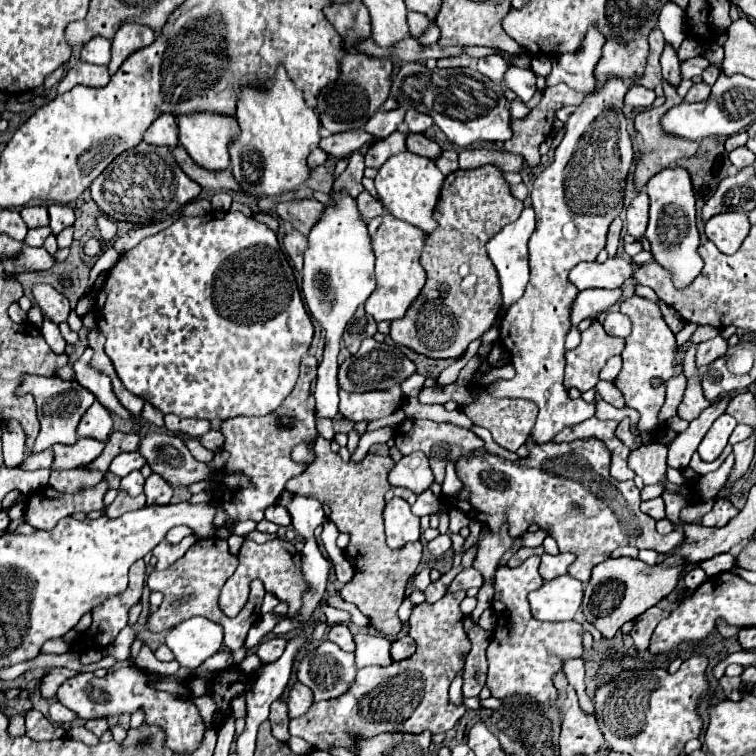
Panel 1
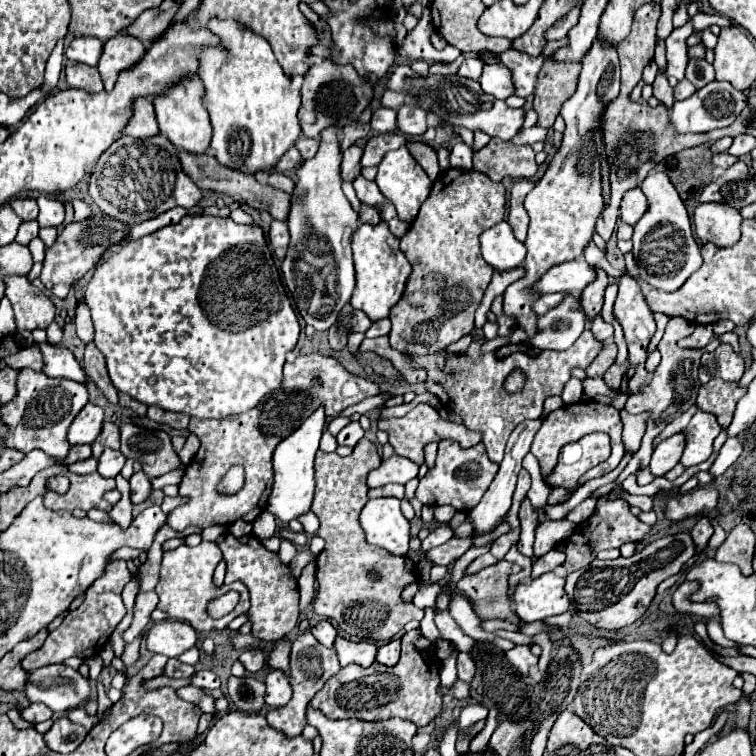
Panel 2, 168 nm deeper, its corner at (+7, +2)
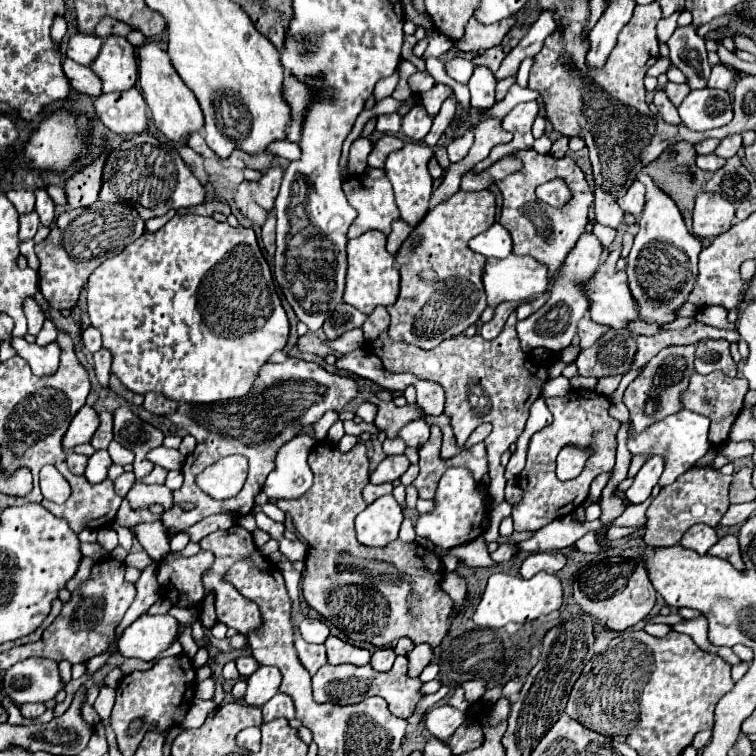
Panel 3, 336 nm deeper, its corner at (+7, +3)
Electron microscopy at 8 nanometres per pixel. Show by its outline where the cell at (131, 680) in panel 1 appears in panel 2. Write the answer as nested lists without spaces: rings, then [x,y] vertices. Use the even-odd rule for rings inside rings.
[[[44,665],[28,673],[24,687],[28,701],[40,701],[54,713],[64,713],[90,699],[90,683],[66,665]]]

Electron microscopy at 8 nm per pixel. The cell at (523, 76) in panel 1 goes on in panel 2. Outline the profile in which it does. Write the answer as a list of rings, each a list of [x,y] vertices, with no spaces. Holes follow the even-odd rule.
[[[496,63],[484,65],[478,83],[484,93],[488,93],[496,99],[508,99],[514,93],[512,75],[508,73],[508,69],[502,69],[502,65],[496,65]]]

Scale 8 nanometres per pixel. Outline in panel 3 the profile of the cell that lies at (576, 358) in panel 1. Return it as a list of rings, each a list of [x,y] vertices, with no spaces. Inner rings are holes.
[[[512,312],[504,325],[504,330],[494,340],[484,340],[480,334],[466,338],[464,334],[444,340],[432,350],[422,350],[406,342],[392,342],[384,332],[380,338],[368,344],[370,352],[382,358],[384,368],[390,372],[410,372],[420,380],[434,380],[446,392],[446,414],[450,418],[452,430],[458,440],[466,440],[470,432],[482,422],[490,422],[494,430],[484,440],[490,466],[490,500],[488,512],[506,500],[504,488],[504,468],[500,466],[500,456],[518,440],[522,434],[528,410],[532,402],[540,396],[542,386],[548,382],[548,372],[542,368],[542,380],[536,378],[526,366],[524,352],[516,336],[516,314]]]

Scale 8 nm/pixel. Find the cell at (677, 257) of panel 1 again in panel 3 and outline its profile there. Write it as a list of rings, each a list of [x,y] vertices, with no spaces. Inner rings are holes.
[[[642,172],[638,176],[638,180],[642,184],[646,184],[646,206],[644,206],[644,212],[638,220],[638,234],[634,236],[634,246],[628,254],[628,268],[626,268],[628,286],[630,286],[630,292],[640,306],[640,320],[666,324],[666,322],[674,320],[674,312],[686,302],[686,296],[690,294],[690,290],[696,282],[698,254],[702,250],[702,242],[694,234],[688,232],[676,202],[672,198],[668,198],[668,194],[662,188],[656,188],[656,182],[648,174]]]

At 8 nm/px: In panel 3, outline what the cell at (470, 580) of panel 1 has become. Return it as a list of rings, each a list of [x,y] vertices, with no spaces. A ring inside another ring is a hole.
[[[500,544],[498,550],[490,554],[490,558],[500,564],[500,562],[508,562],[508,560],[514,556],[514,552],[518,552],[518,548],[508,548],[506,544]]]

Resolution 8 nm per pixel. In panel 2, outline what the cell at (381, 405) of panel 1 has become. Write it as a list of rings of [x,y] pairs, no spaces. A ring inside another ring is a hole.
[[[318,353],[298,355],[294,361],[284,365],[282,385],[268,393],[254,409],[242,415],[232,415],[224,419],[190,419],[188,431],[196,433],[202,441],[196,457],[186,465],[184,477],[178,485],[178,495],[188,501],[176,507],[168,525],[176,531],[186,529],[188,525],[212,527],[212,525],[232,525],[242,519],[252,523],[264,509],[272,491],[272,453],[276,445],[292,435],[302,421],[308,419],[318,405],[324,407],[326,415],[340,415],[342,409],[360,403],[366,397],[378,395],[378,385],[370,383],[358,375],[348,373],[334,357],[324,357]],[[232,465],[244,465],[246,469],[246,485],[234,497],[220,497],[212,491],[212,487],[220,481],[220,477]]]

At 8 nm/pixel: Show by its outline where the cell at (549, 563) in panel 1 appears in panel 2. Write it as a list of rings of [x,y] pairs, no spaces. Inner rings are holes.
[[[560,549],[548,551],[546,555],[542,555],[542,557],[538,557],[538,559],[534,561],[534,565],[532,565],[532,577],[536,579],[536,577],[540,577],[542,573],[554,571],[558,565],[564,563],[564,559],[566,559],[566,555],[564,555]]]

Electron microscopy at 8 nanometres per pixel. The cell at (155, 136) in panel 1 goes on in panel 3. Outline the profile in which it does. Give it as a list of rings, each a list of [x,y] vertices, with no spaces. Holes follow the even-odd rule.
[[[130,88],[126,92],[100,94],[94,100],[98,118],[114,132],[114,134],[142,134],[148,130],[148,106],[138,88]]]

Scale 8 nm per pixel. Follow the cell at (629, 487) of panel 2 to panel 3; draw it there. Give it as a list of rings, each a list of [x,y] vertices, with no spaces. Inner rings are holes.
[[[726,442],[718,448],[718,454],[728,458],[730,462],[738,460],[738,458],[744,458],[744,456],[752,456],[754,452],[754,444],[752,442]]]

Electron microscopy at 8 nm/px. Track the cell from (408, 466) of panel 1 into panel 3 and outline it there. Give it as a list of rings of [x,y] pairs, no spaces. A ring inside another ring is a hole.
[[[402,454],[402,456],[386,456],[378,468],[370,474],[370,482],[372,484],[384,484],[384,482],[394,482],[398,480],[406,470],[408,470],[410,462],[408,458]]]

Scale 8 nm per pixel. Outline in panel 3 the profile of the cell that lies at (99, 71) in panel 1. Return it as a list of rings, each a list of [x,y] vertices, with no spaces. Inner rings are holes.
[[[66,58],[64,60],[64,74],[76,90],[80,90],[84,94],[90,94],[90,96],[100,96],[102,94],[100,78],[92,72],[90,66],[82,66],[82,64],[76,64],[74,60]]]

